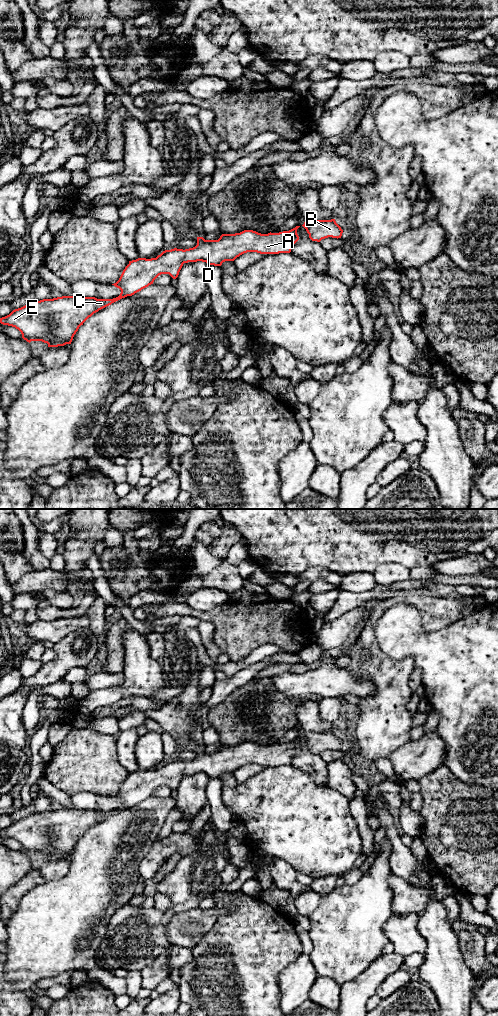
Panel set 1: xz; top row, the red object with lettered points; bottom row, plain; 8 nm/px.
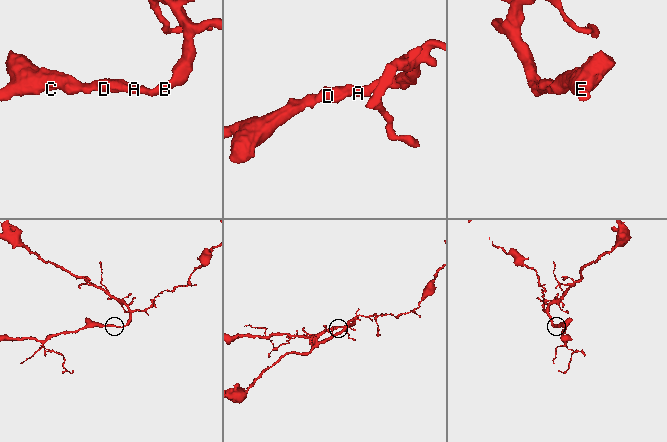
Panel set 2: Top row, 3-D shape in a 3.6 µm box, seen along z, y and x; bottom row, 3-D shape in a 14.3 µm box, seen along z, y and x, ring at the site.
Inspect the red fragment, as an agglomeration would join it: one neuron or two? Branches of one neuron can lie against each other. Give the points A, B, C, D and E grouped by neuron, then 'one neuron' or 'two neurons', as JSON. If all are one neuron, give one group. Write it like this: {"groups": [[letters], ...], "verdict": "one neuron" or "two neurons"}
{"groups": [["A", "B", "C", "D", "E"]], "verdict": "one neuron"}

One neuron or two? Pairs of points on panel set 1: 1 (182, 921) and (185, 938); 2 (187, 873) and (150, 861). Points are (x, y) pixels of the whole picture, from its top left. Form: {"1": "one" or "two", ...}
{"1": "one", "2": "two"}

